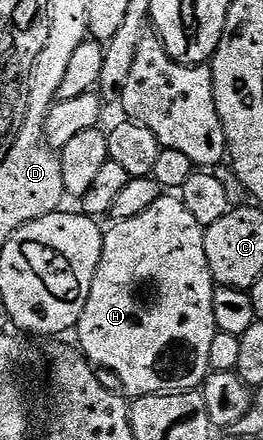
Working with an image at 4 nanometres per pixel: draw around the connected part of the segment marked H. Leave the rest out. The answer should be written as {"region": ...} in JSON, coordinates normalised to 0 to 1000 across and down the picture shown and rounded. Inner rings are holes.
{"region":[[[654,439],[612,441],[608,452],[586,457],[586,466],[570,466],[570,475],[555,475],[555,484],[525,484],[525,493],[460,498],[422,511],[426,518],[395,525],[388,584],[373,593],[373,611],[357,620],[357,648],[342,648],[342,675],[327,684],[327,702],[281,745],[281,761],[304,768],[300,795],[338,825],[369,836],[399,834],[471,877],[468,895],[502,907],[532,907],[548,898],[677,898],[688,889],[749,886],[791,855],[798,782],[810,780],[825,757],[814,730],[814,666],[825,645],[810,636],[798,602],[783,593],[779,518],[760,516],[753,502],[738,502],[722,475],[707,475],[700,459]]]}

